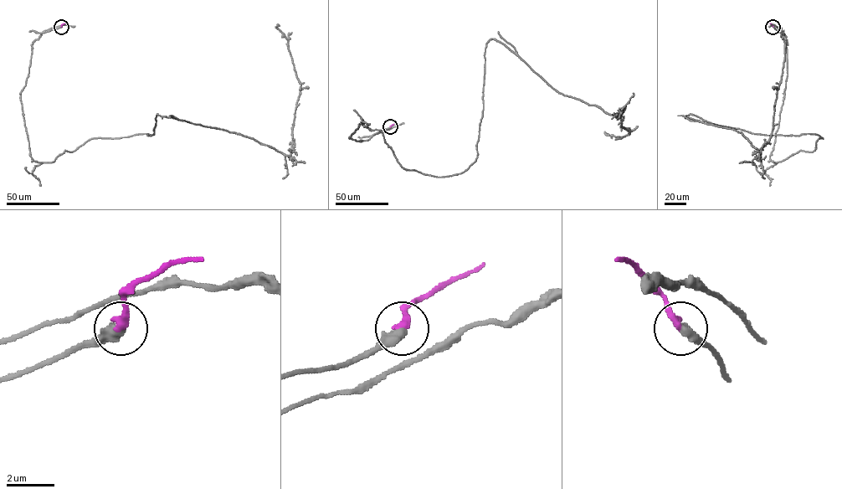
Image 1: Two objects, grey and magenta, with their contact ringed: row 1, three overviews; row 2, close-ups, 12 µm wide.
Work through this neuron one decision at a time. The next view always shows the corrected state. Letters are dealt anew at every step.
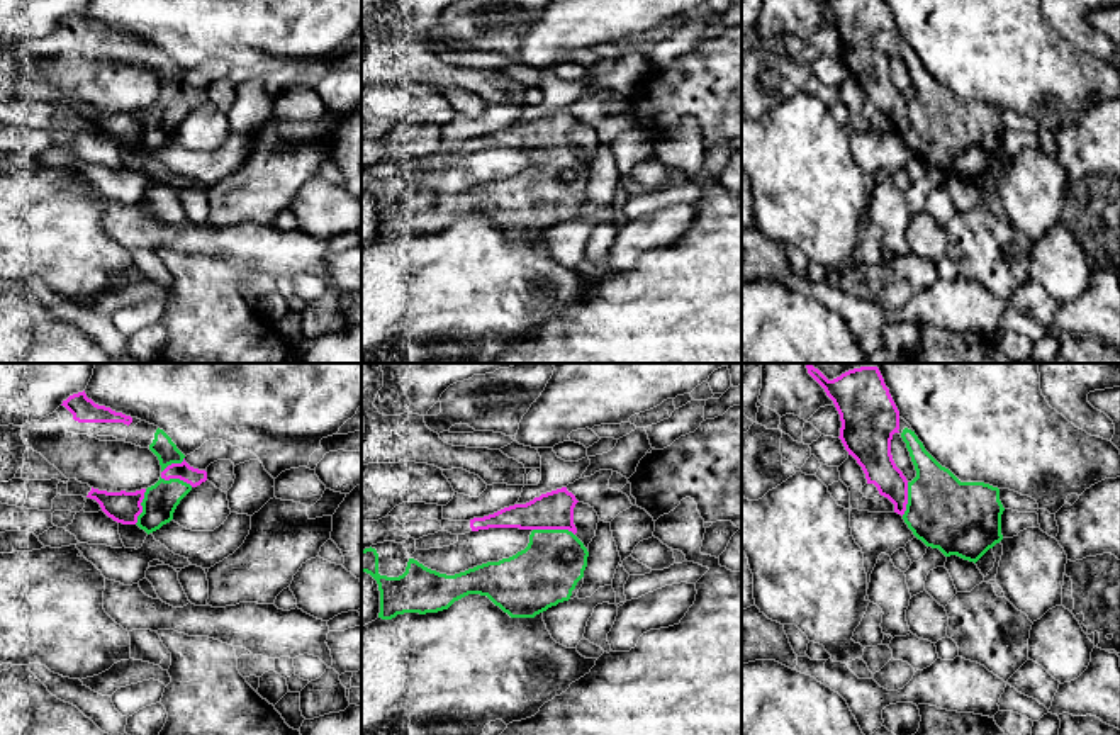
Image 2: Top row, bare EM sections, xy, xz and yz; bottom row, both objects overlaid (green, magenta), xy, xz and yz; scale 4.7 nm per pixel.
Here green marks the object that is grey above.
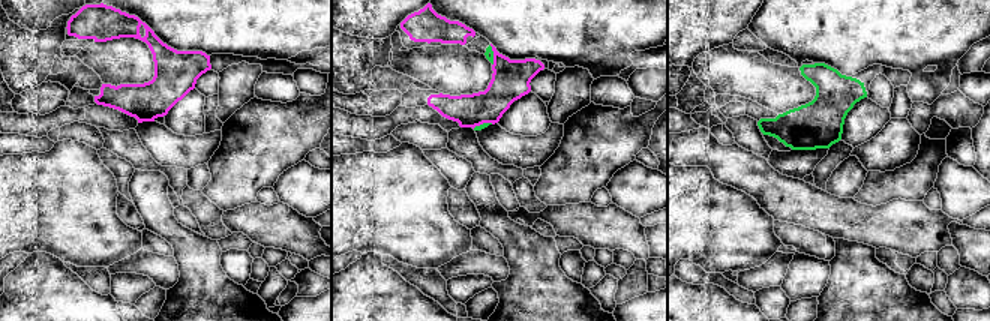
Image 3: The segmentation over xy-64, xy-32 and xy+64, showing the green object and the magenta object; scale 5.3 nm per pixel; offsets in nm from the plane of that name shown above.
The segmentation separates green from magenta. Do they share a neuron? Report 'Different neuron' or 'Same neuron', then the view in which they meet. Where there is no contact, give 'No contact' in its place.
Same neuron. Touches green in xz

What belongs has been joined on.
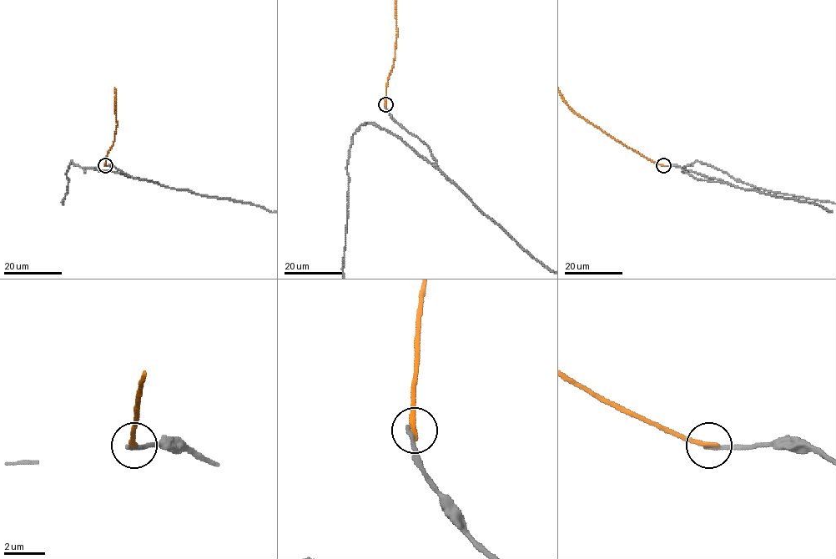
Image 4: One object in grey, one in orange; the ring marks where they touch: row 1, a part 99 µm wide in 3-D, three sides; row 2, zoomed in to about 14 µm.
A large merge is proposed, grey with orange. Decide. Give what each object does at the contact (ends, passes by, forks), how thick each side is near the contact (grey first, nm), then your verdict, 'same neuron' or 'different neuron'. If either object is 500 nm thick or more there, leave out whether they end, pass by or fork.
grey ends | orange ends | 220/280 nm | different neuron

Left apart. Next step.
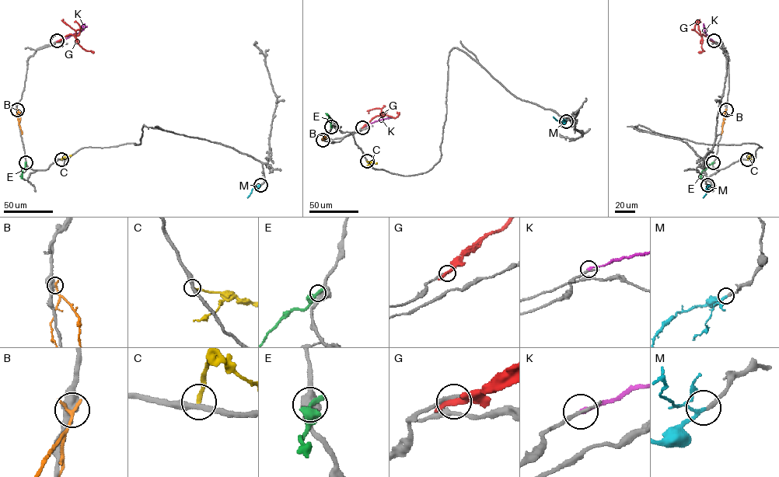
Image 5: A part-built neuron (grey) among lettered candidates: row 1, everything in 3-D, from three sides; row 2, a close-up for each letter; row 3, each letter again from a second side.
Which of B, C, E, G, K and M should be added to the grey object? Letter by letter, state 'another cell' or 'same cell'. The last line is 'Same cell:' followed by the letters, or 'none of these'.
B: another cell
C: another cell
E: another cell
G: another cell
K: another cell
M: same cell
Same cell: M

